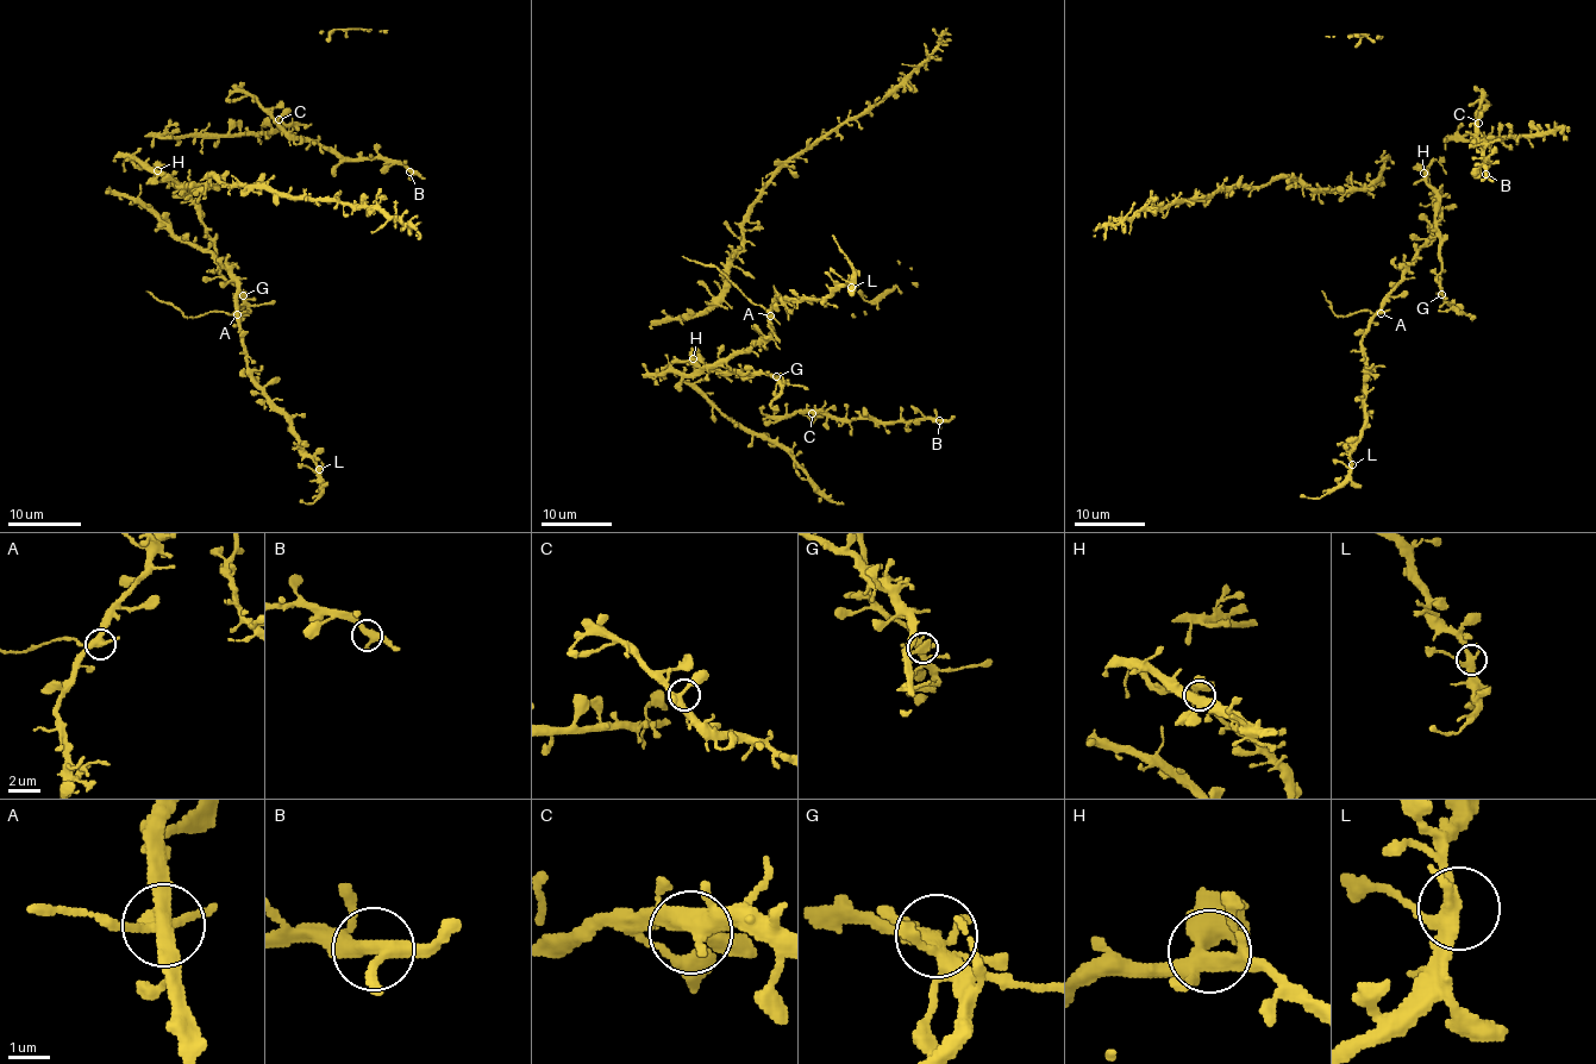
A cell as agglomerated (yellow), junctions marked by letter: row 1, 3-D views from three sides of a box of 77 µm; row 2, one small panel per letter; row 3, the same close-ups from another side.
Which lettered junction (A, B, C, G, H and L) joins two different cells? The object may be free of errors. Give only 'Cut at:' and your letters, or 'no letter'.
Cut at: no letter

